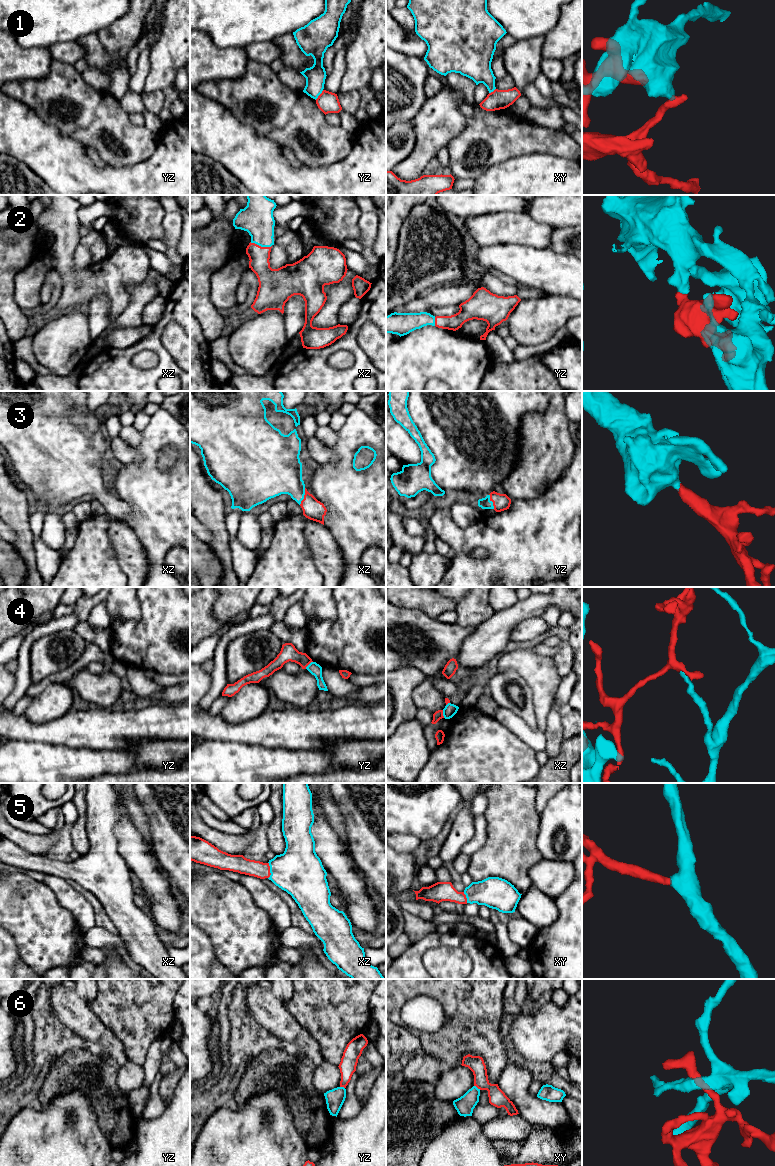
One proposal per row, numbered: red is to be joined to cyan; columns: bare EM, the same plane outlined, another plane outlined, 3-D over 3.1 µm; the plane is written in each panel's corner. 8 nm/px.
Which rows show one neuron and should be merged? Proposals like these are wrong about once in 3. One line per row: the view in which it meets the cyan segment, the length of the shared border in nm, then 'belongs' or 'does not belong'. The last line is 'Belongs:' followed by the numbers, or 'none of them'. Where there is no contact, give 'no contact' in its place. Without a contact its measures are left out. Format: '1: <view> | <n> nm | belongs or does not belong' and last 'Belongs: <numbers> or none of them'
1: yz | 100 nm | does not belong
2: xz | 180 nm | belongs
3: xz | 140 nm | belongs
4: yz | 90 nm | does not belong
5: xz | 140 nm | belongs
6: xy | 70 nm | does not belong
Belongs: 2, 3, 5

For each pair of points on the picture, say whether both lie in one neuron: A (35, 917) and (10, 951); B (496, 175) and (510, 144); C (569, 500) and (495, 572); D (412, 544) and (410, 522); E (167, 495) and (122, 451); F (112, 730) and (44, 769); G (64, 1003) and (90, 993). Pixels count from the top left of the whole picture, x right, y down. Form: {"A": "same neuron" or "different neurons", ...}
{"A": "different neurons", "B": "different neurons", "C": "same neuron", "D": "different neurons", "E": "different neurons", "F": "different neurons", "G": "different neurons"}

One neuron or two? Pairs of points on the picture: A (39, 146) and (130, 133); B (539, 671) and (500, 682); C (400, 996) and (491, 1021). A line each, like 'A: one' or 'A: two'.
A: two
B: two
C: one

